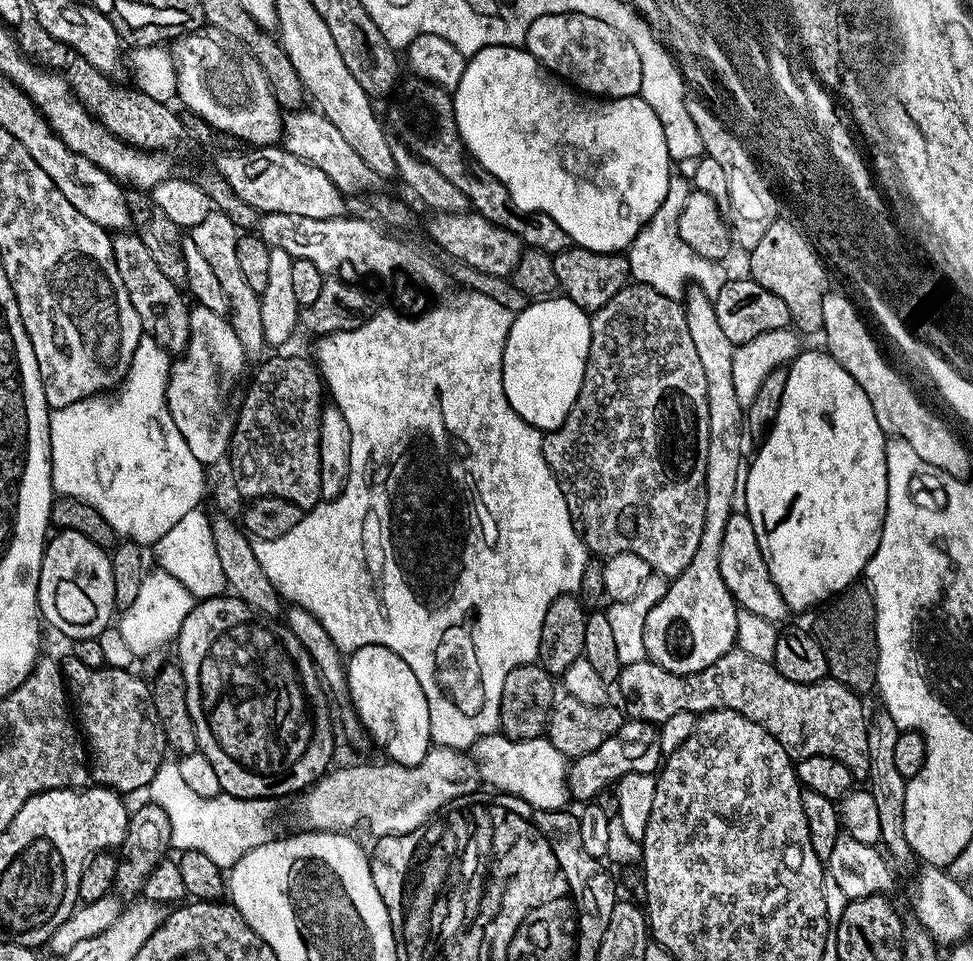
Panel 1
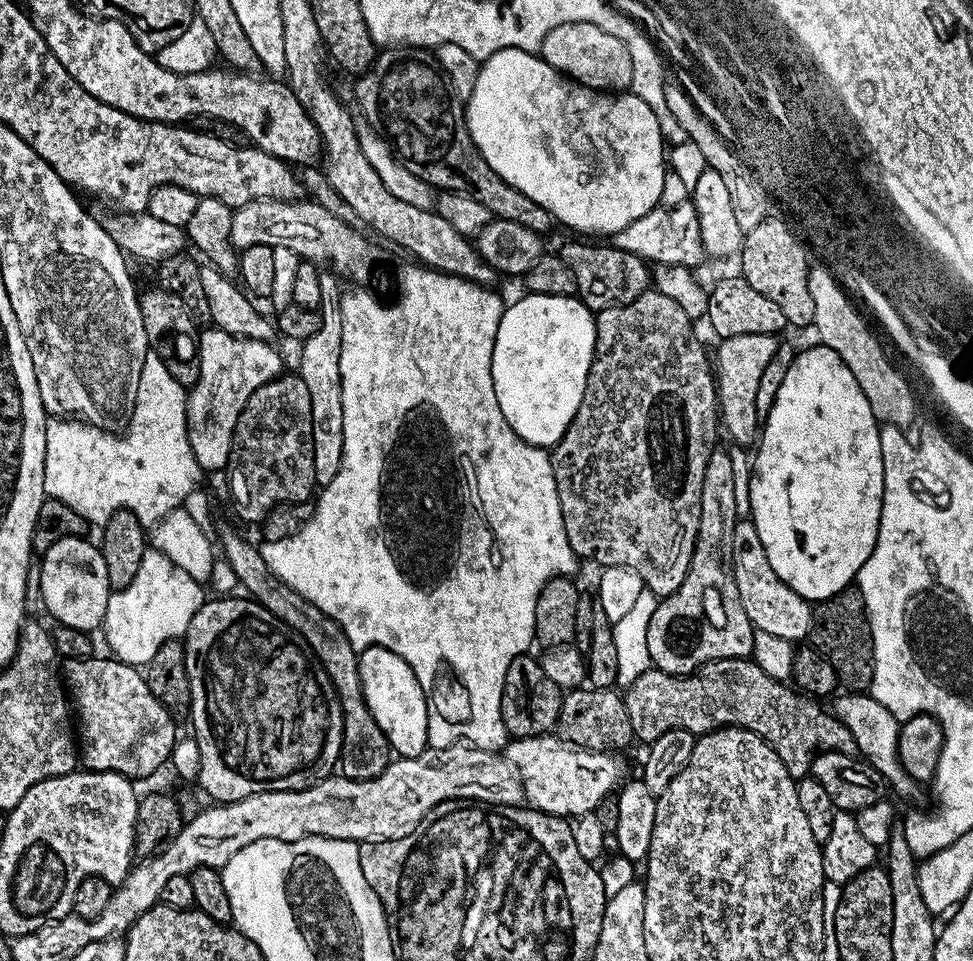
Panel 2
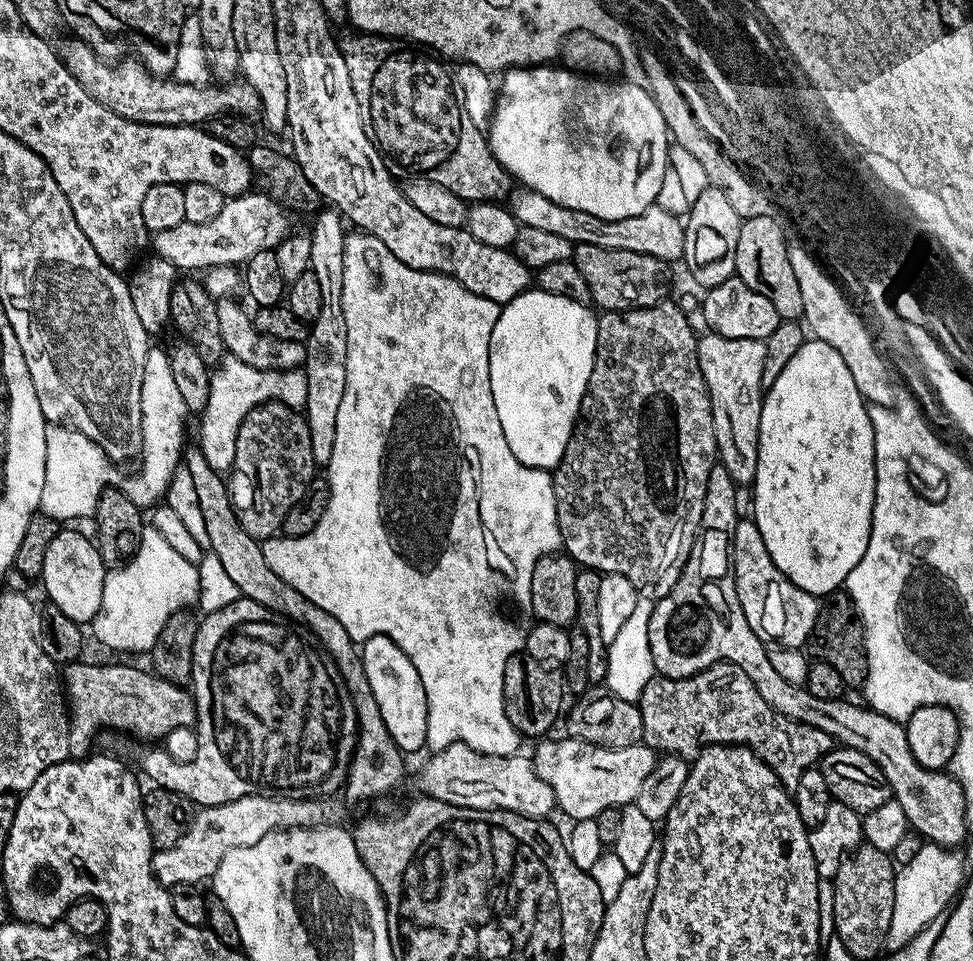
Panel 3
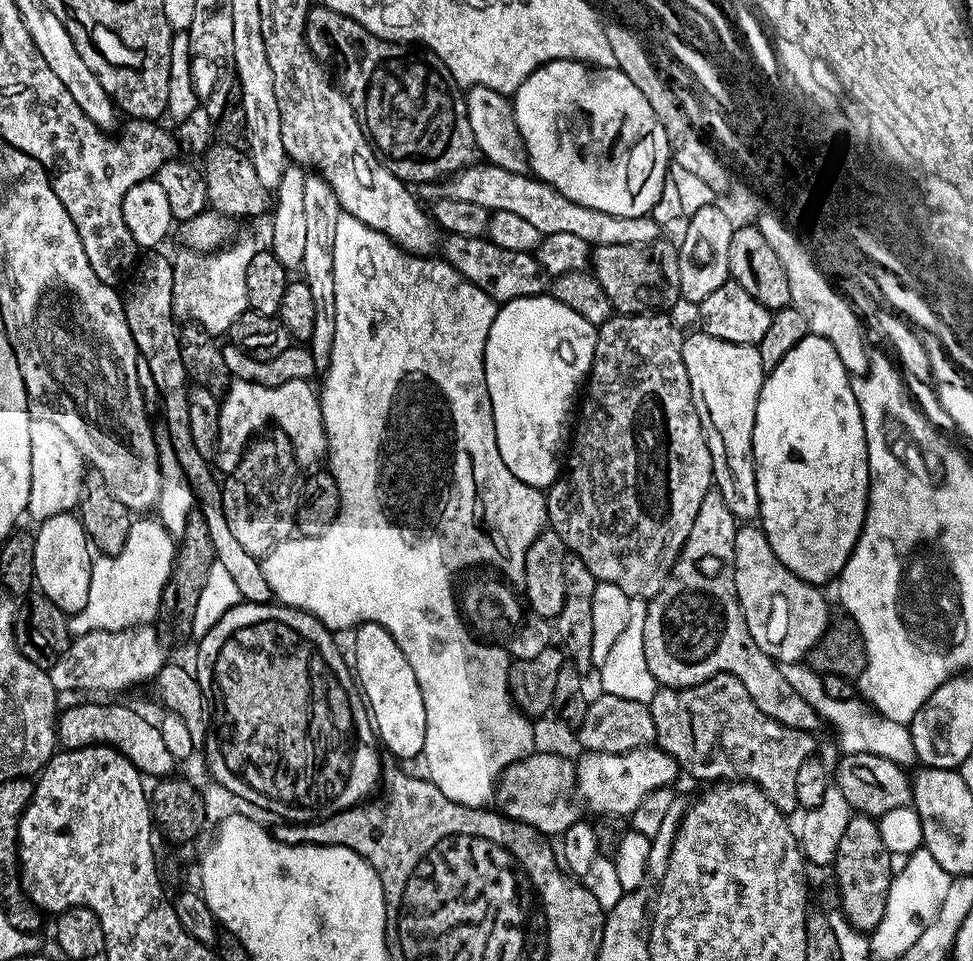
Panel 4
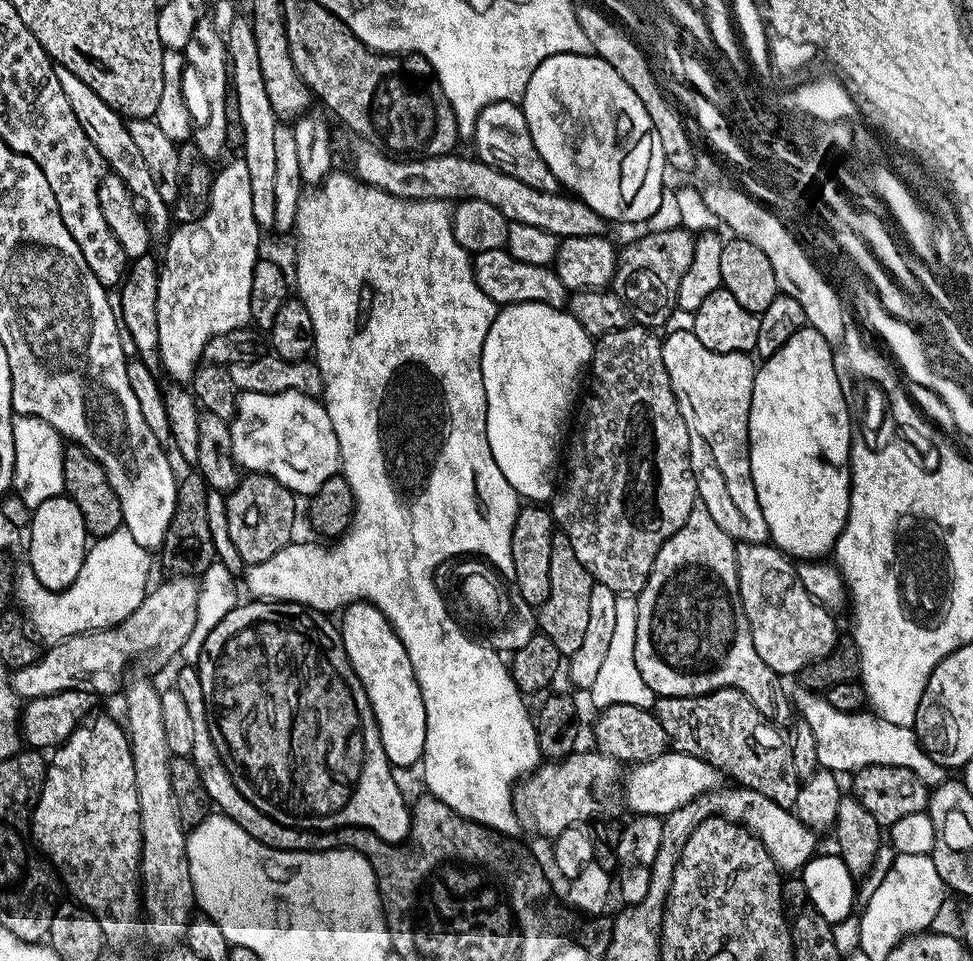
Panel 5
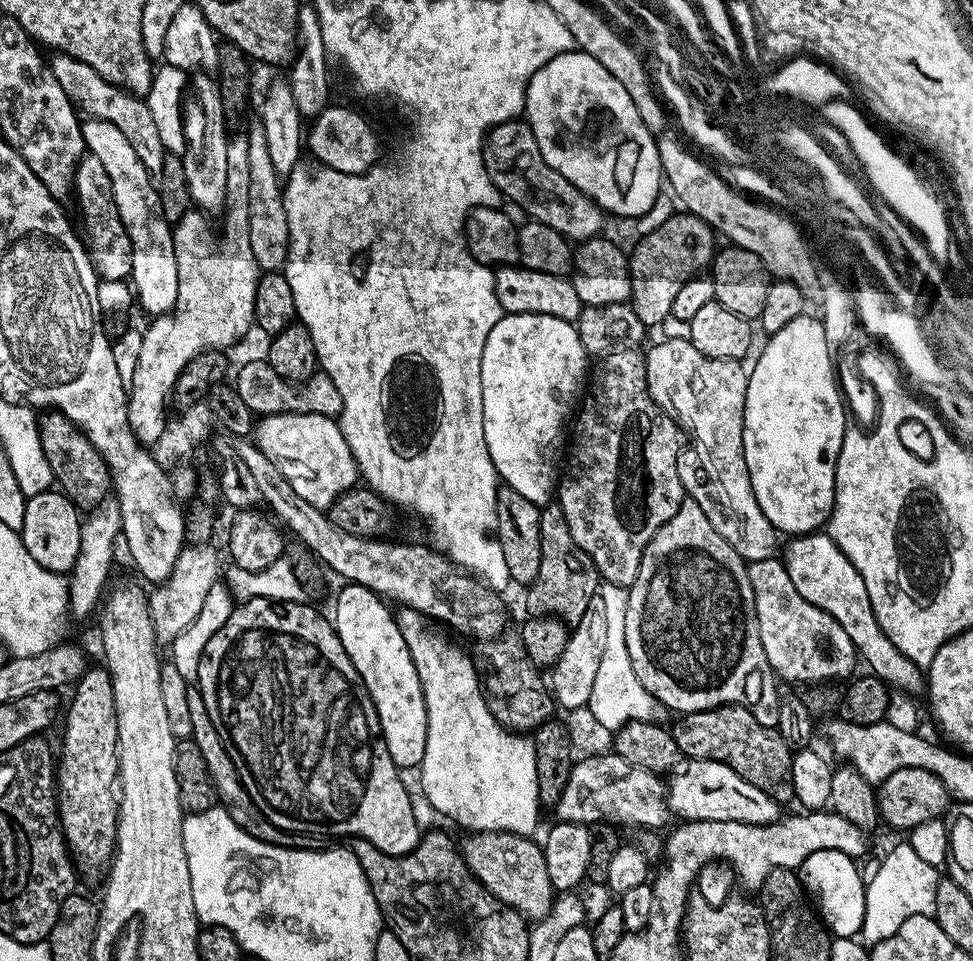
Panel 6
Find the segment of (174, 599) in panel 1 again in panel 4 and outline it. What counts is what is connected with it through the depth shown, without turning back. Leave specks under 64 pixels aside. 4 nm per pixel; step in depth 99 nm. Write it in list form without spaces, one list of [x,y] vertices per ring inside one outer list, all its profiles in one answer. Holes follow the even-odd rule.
[[[148,518],[133,519],[130,534],[133,538],[140,536],[140,544],[129,542],[122,546],[118,554],[111,556],[112,564],[116,564],[112,576],[118,583],[124,584],[128,580],[128,588],[116,588],[112,592],[112,624],[111,631],[138,628],[153,623],[156,611],[162,608],[164,587],[172,577],[172,563],[176,561],[178,547],[174,537],[163,527],[159,519],[144,520]]]

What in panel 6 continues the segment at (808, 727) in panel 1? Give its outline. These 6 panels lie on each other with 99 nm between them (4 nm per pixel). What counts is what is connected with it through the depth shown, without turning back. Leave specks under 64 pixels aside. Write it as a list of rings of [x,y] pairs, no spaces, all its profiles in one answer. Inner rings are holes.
[[[723,704],[720,708],[711,708],[701,712],[685,712],[677,720],[680,721],[674,726],[671,725],[670,731],[674,742],[678,742],[681,757],[688,760],[713,760],[714,762],[729,764],[742,778],[746,778],[746,782],[758,786],[758,790],[762,790],[770,798],[774,798],[778,802],[793,799],[793,749],[786,746],[786,742],[775,728],[762,726],[762,722],[758,722],[758,718],[754,718],[751,710],[742,707],[740,704]]]

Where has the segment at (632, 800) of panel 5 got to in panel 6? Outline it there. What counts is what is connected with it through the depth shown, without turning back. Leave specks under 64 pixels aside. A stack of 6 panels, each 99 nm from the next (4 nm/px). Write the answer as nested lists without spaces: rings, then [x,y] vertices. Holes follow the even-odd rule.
[[[688,760],[679,770],[667,777],[667,798],[671,811],[685,821],[717,820],[743,824],[772,824],[781,819],[781,805],[758,786],[746,782],[729,764],[713,760]]]

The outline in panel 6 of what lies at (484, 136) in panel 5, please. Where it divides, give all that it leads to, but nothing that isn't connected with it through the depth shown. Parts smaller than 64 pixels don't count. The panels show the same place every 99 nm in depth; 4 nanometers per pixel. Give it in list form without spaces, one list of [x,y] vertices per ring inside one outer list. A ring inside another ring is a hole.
[[[523,119],[507,120],[501,124],[495,124],[490,129],[487,136],[484,137],[484,165],[490,174],[492,185],[500,191],[501,197],[505,201],[513,200],[525,212],[523,214],[525,217],[558,230],[558,234],[565,236],[569,242],[592,240],[605,231],[603,229],[604,219],[606,219],[604,209],[599,208],[589,196],[582,194],[582,190],[578,190],[578,186],[566,182],[566,178],[562,178],[562,174],[558,174],[558,170],[549,166],[546,158],[542,158],[532,128]]]

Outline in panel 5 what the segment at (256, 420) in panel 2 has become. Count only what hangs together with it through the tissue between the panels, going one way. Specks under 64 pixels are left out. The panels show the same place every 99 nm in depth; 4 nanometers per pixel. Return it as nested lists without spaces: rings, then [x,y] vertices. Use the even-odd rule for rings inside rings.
[[[262,472],[245,475],[235,490],[227,493],[226,526],[230,530],[230,542],[234,542],[234,550],[238,550],[245,565],[266,562],[290,543],[292,527],[296,524],[296,503],[297,497],[290,489]]]

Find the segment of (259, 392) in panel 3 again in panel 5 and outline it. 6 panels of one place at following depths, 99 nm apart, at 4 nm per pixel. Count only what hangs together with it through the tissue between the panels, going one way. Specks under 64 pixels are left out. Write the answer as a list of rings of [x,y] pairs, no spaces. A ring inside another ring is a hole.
[[[240,392],[237,398],[236,413],[230,421],[230,446],[237,468],[245,473],[262,472],[273,476],[282,486],[286,486],[300,498],[313,496],[326,482],[326,478],[341,471],[338,434],[330,422],[330,414],[323,403],[315,396],[301,392],[279,392],[278,394],[258,394],[257,392]]]

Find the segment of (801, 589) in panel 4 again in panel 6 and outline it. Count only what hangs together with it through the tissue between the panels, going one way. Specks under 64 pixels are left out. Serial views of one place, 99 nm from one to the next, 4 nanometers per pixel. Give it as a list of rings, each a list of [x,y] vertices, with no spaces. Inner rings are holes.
[[[776,558],[753,560],[748,564],[748,577],[750,590],[754,590],[754,610],[758,618],[758,634],[762,638],[762,650],[766,650],[766,658],[781,681],[791,682],[793,685],[800,684],[799,686],[841,682],[840,680],[844,679],[847,681],[857,671],[855,668],[858,655],[854,642],[826,610],[812,605],[798,594],[797,587],[790,580],[784,563]]]

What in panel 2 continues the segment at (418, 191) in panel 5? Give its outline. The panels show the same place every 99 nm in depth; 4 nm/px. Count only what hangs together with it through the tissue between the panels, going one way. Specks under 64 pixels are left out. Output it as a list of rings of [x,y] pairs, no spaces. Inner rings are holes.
[[[691,199],[682,201],[673,208],[657,206],[651,208],[638,222],[630,222],[622,230],[618,230],[610,237],[612,247],[626,250],[630,254],[638,254],[646,262],[653,262],[658,266],[678,266],[694,269],[706,257],[702,246],[702,234],[696,208]]]

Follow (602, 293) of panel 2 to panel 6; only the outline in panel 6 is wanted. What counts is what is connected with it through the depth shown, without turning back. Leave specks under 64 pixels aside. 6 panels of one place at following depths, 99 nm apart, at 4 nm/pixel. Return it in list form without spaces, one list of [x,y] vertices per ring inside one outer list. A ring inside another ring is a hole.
[[[680,210],[670,215],[653,233],[641,235],[636,249],[628,256],[628,273],[634,314],[645,326],[660,324],[671,317],[674,298],[686,282],[703,273],[718,251],[717,233],[701,216]]]

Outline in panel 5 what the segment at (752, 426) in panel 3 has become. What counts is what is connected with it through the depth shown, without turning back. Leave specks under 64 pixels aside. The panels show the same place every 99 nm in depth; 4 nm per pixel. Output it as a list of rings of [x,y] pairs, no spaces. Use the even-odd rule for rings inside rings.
[[[687,327],[663,337],[660,345],[662,362],[670,378],[672,388],[683,398],[686,406],[694,406],[698,414],[700,432],[712,440],[708,444],[716,470],[722,476],[726,494],[734,510],[744,518],[746,524],[741,544],[765,543],[769,539],[766,518],[762,518],[762,506],[758,506],[758,494],[754,490],[754,478],[750,470],[750,450],[748,449],[748,423],[757,365],[746,352],[715,352],[702,346],[698,338]]]

